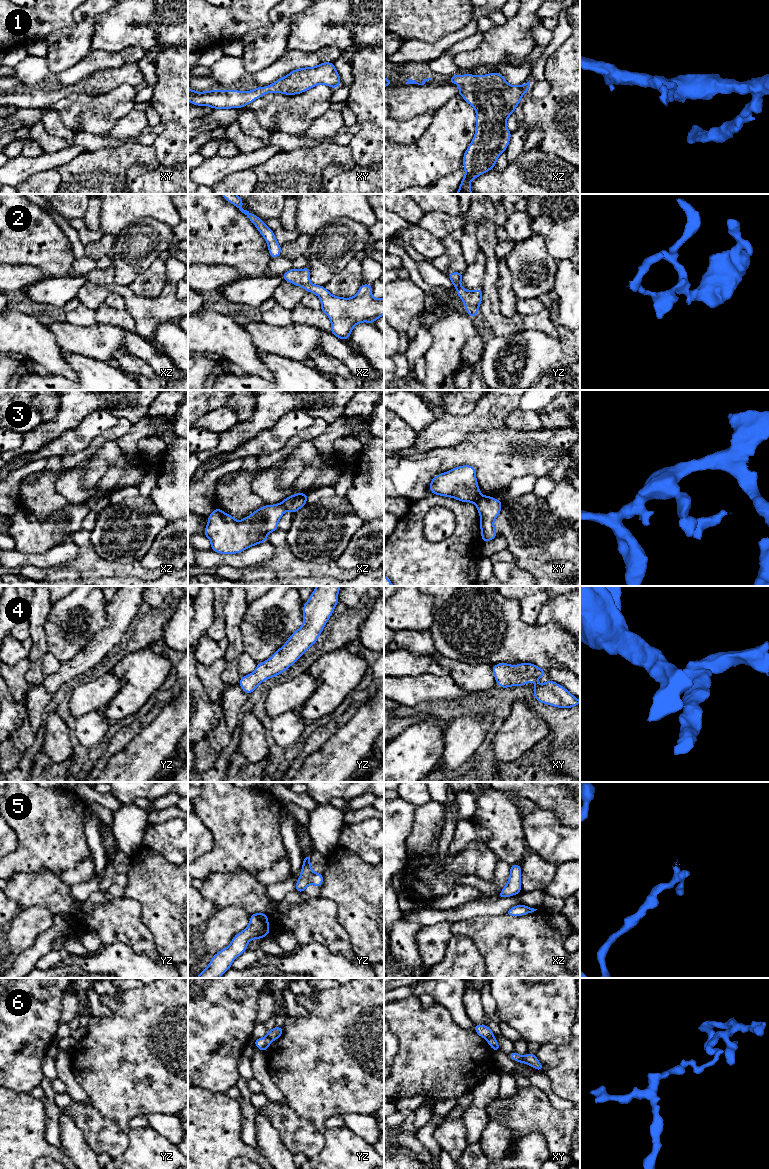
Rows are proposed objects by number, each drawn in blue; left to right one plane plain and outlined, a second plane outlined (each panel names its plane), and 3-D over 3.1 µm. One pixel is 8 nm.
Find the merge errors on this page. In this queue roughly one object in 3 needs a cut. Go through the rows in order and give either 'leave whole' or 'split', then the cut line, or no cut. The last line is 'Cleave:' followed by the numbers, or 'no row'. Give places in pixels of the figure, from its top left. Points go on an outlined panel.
1: leave whole | no cut
2: leave whole | no cut
3: split | xy (484, 496), (475, 504)
4: leave whole | no cut
5: leave whole | no cut
6: split | xy (493, 1036), (486, 1039)
Cleave: 3, 6

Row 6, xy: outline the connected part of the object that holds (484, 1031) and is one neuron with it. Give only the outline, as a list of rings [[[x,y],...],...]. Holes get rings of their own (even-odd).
[[[474,1024],[475,1032],[484,1039],[494,1037],[492,1030],[487,1025]]]

